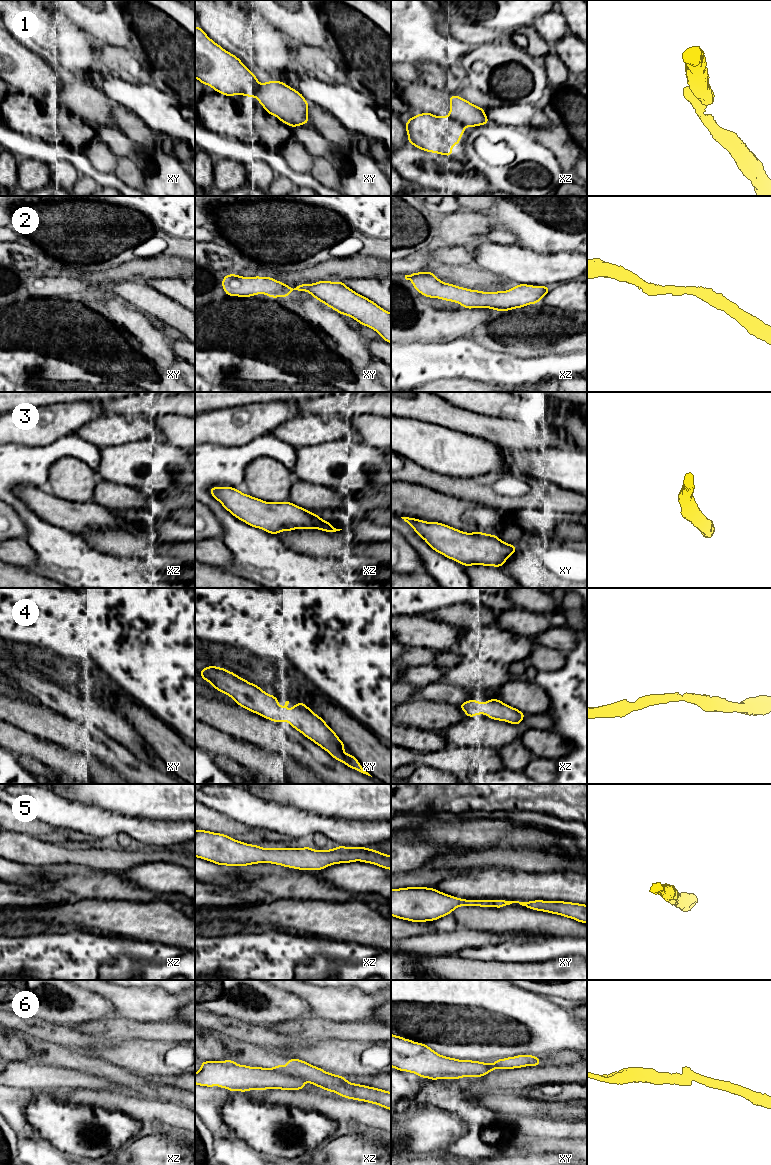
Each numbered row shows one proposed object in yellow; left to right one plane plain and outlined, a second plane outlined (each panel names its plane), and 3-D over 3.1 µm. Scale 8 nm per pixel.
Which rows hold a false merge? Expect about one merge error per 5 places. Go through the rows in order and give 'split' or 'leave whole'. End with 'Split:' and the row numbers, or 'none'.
1: split
2: leave whole
3: leave whole
4: leave whole
5: leave whole
6: split
Split: 1, 6

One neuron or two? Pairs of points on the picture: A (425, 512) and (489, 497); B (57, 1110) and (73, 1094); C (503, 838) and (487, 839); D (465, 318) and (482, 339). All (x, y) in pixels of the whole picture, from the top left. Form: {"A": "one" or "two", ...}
{"A": "two", "B": "two", "C": "one", "D": "two"}

